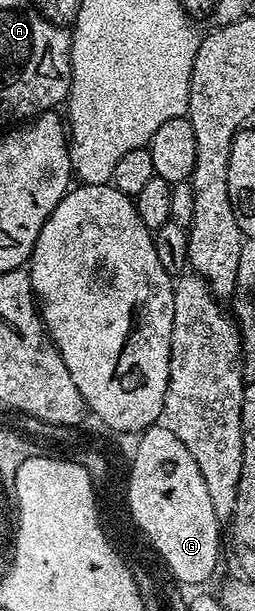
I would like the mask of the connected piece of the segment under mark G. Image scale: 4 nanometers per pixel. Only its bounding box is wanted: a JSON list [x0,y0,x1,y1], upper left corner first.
[127,424,222,587]

